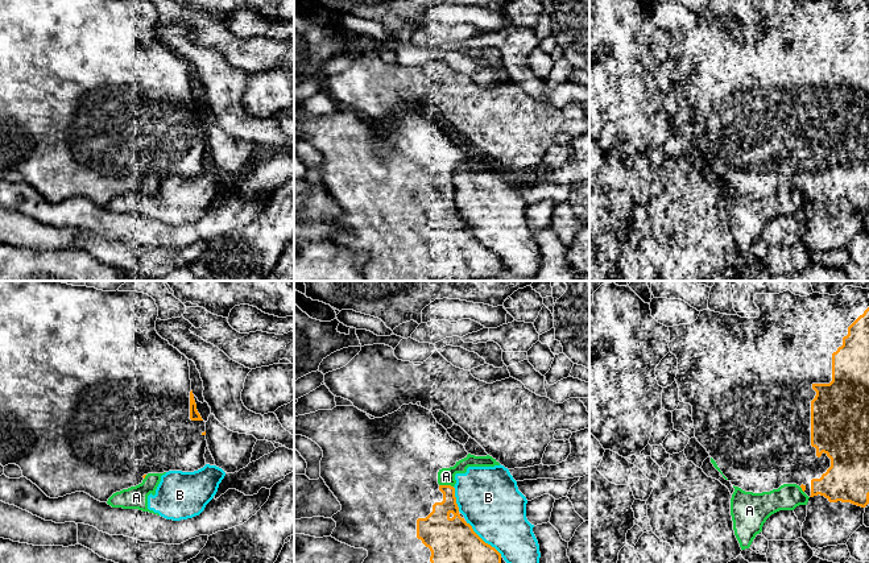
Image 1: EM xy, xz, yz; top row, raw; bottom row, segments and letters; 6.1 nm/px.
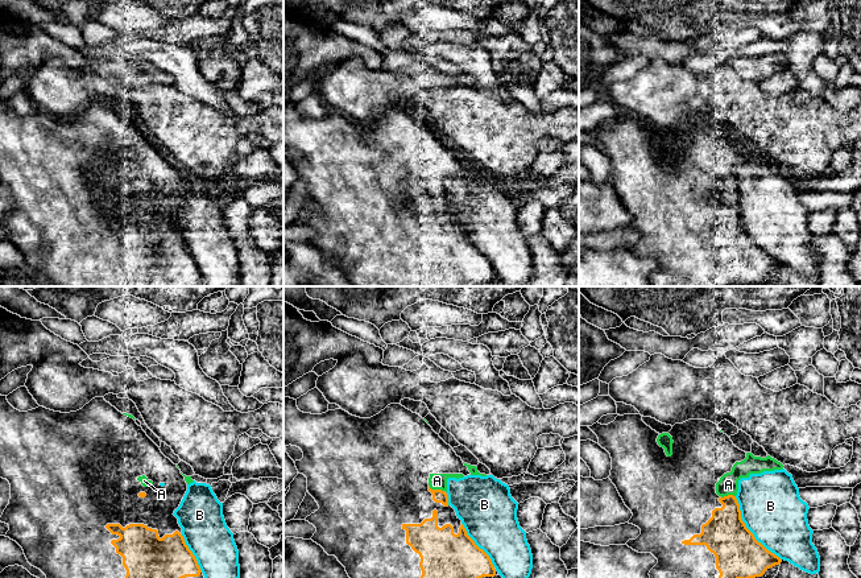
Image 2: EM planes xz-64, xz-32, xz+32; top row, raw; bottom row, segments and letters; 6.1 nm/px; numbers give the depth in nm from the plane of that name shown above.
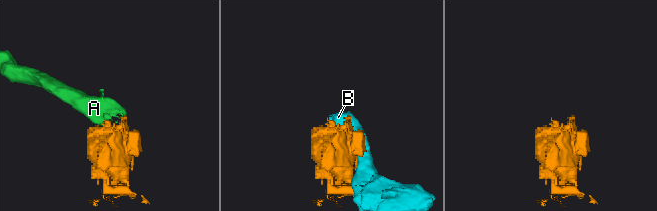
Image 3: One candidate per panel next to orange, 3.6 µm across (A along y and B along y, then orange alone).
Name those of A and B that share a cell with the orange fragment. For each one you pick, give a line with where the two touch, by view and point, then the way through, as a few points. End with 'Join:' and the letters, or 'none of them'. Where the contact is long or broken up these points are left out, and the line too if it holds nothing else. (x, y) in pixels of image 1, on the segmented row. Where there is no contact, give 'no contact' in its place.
Join: none of them

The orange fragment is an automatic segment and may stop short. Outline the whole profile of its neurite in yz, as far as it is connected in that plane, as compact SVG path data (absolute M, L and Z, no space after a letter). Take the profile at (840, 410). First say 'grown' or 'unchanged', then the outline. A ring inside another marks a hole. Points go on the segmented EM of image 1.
grown; M845 286L839 294L812 293L800 297L786 290L779 294L756 294L758 318L741 318L711 311L700 311L691 324L669 327L669 348L678 359L676 384L679 401L692 406L695 438L728 481L745 492L762 493L783 484L796 484L808 496L824 496L829 502L851 502L865 508L869 504L869 289Z

